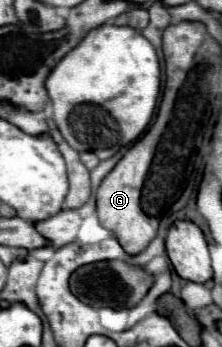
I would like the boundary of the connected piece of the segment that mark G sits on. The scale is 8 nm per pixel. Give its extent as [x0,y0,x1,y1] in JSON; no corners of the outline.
[97,139,159,255]

